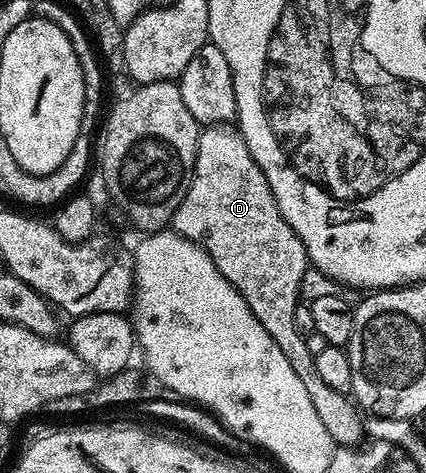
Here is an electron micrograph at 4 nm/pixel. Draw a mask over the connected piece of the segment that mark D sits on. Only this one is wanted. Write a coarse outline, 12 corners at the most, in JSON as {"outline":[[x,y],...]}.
{"outline":[[236,124],[198,132],[171,225],[198,242],[341,447],[367,437],[295,323],[311,267]]}

